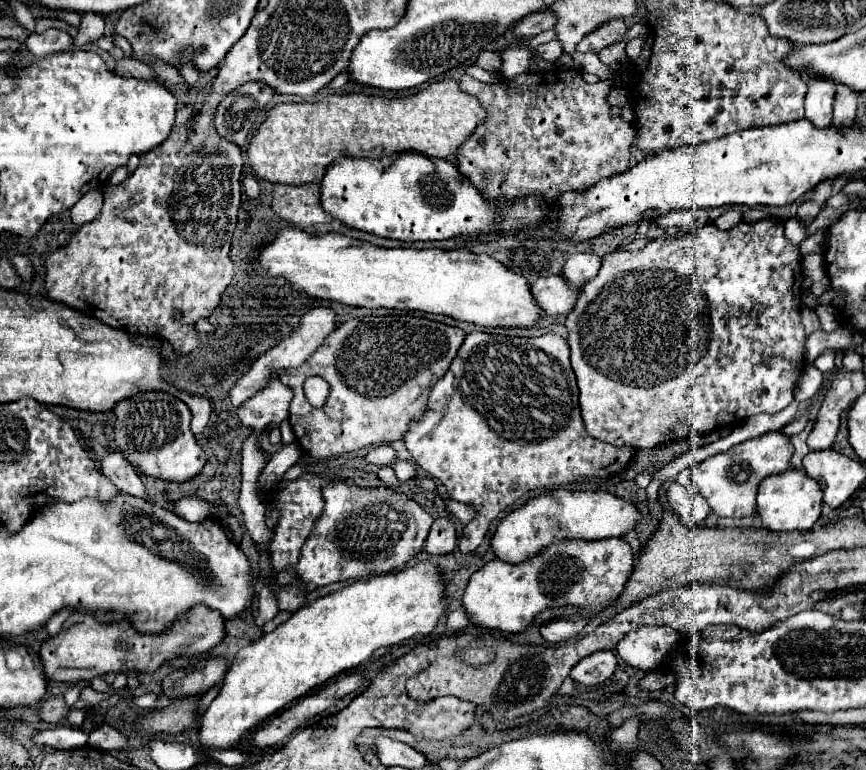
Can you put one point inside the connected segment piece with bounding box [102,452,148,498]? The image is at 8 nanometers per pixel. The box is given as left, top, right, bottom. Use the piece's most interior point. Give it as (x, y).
(115, 468)

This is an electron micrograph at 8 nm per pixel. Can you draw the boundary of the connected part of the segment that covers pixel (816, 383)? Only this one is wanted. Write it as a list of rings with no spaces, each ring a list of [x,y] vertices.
[[[806,366],[798,384],[796,384],[796,392],[794,392],[794,398],[798,402],[804,402],[804,400],[810,400],[822,386],[822,380],[824,380],[824,374],[820,370],[816,370],[814,366]]]

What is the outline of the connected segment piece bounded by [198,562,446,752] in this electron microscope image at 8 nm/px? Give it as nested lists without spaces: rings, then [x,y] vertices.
[[[420,562],[396,574],[358,580],[302,606],[274,632],[240,648],[218,696],[200,718],[198,736],[204,752],[236,748],[266,718],[340,672],[366,662],[380,646],[392,646],[416,634],[430,634],[444,604],[438,568]]]

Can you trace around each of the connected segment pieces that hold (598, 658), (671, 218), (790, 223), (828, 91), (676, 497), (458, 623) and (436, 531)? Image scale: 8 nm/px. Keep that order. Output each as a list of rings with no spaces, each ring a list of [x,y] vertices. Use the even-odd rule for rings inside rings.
[[[596,652],[586,656],[586,660],[580,660],[572,672],[570,678],[574,682],[592,686],[592,684],[602,684],[612,678],[616,670],[616,656],[614,652]]]
[[[674,210],[656,220],[658,228],[702,228],[708,222],[706,210]]]
[[[790,218],[784,222],[784,236],[788,242],[800,244],[804,240],[804,226],[796,218]]]
[[[806,76],[806,82],[808,82],[806,118],[818,128],[826,128],[832,122],[832,104],[834,104],[834,94],[836,94],[838,82],[834,82],[834,80],[810,80],[810,76]]]
[[[670,482],[666,486],[666,490],[664,490],[664,496],[666,496],[668,504],[674,508],[674,512],[680,516],[680,520],[688,528],[696,530],[696,528],[704,526],[704,520],[708,518],[710,508],[708,508],[706,500],[698,492],[692,494],[682,484]]]
[[[462,606],[448,614],[448,628],[450,628],[452,632],[458,632],[458,630],[466,628],[468,624],[470,624],[470,616],[466,614],[466,610],[464,610]]]
[[[448,518],[434,520],[430,534],[426,538],[426,552],[430,554],[450,554],[458,544],[458,534]]]

